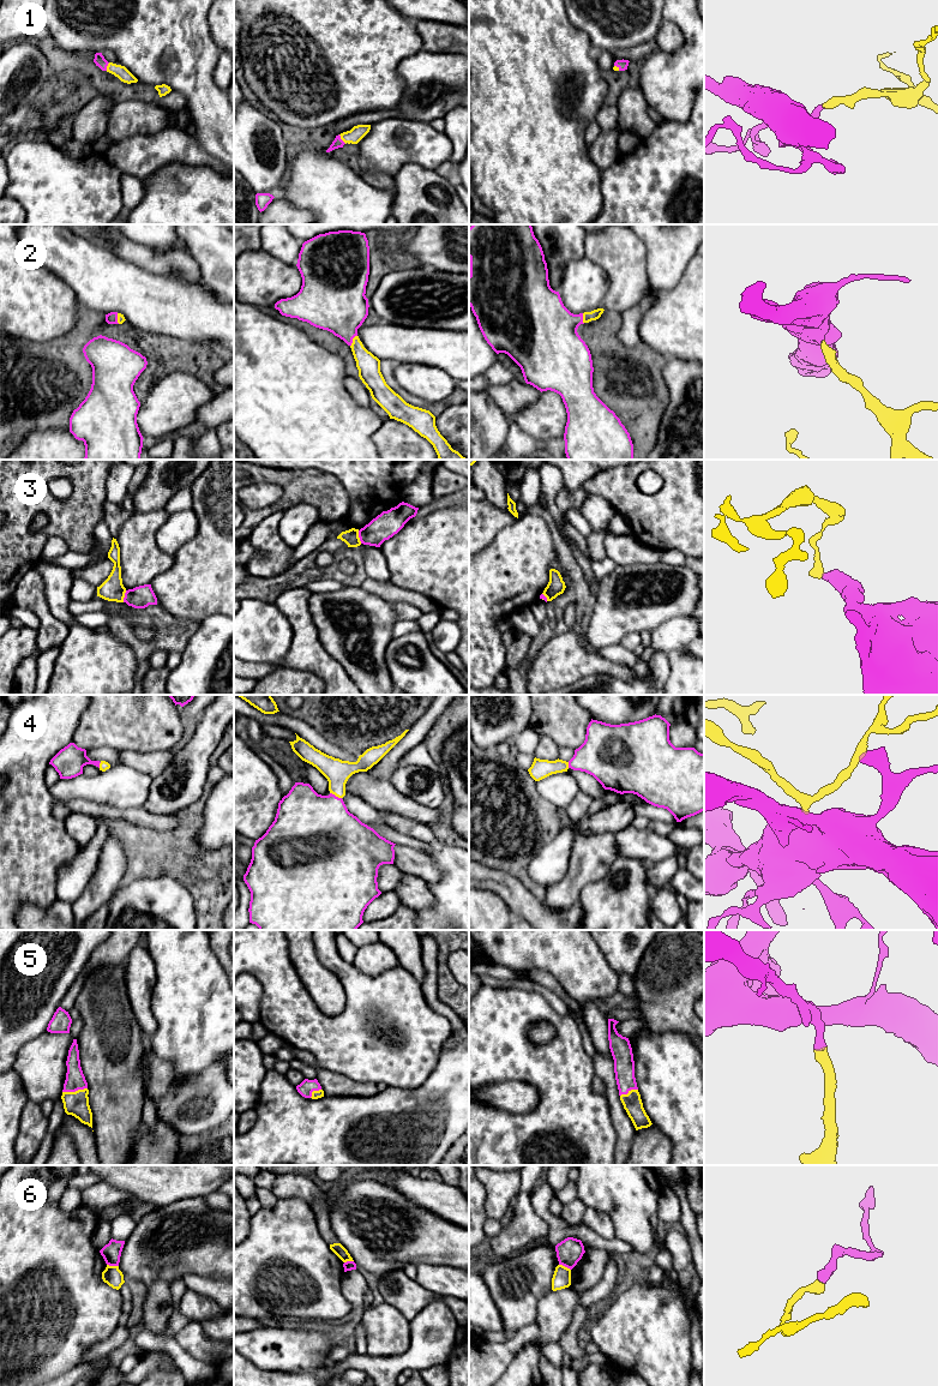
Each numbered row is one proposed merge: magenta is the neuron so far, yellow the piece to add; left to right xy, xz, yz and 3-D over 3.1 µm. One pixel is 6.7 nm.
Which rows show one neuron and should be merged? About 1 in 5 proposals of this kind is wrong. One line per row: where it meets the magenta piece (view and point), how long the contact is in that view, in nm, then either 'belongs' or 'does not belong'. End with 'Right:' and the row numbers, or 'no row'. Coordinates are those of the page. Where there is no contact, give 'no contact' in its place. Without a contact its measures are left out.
1: contact xz (341, 139); length 80 nm; belongs
2: contact xz (352, 341); length 90 nm; belongs
3: contact xz (359, 536); length 90 nm; does not belong
4: contact xz (335, 796); length 90 nm; belongs
5: contact xy (74, 1091); length 170 nm; belongs
6: contact xy (113, 1265); length 80 nm; does not belong
Right: 1, 2, 4, 5

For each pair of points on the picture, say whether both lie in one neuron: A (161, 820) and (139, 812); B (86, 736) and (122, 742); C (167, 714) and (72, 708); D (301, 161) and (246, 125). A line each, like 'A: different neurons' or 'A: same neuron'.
A: same neuron
B: same neuron
C: different neurons
D: different neurons

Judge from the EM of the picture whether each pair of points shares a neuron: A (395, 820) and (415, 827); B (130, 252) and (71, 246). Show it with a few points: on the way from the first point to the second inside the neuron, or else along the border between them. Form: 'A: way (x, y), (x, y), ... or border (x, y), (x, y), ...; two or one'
A: way (400, 823), (404, 827), (410, 827); one
B: border (110, 250), (121, 258), (136, 263); two

